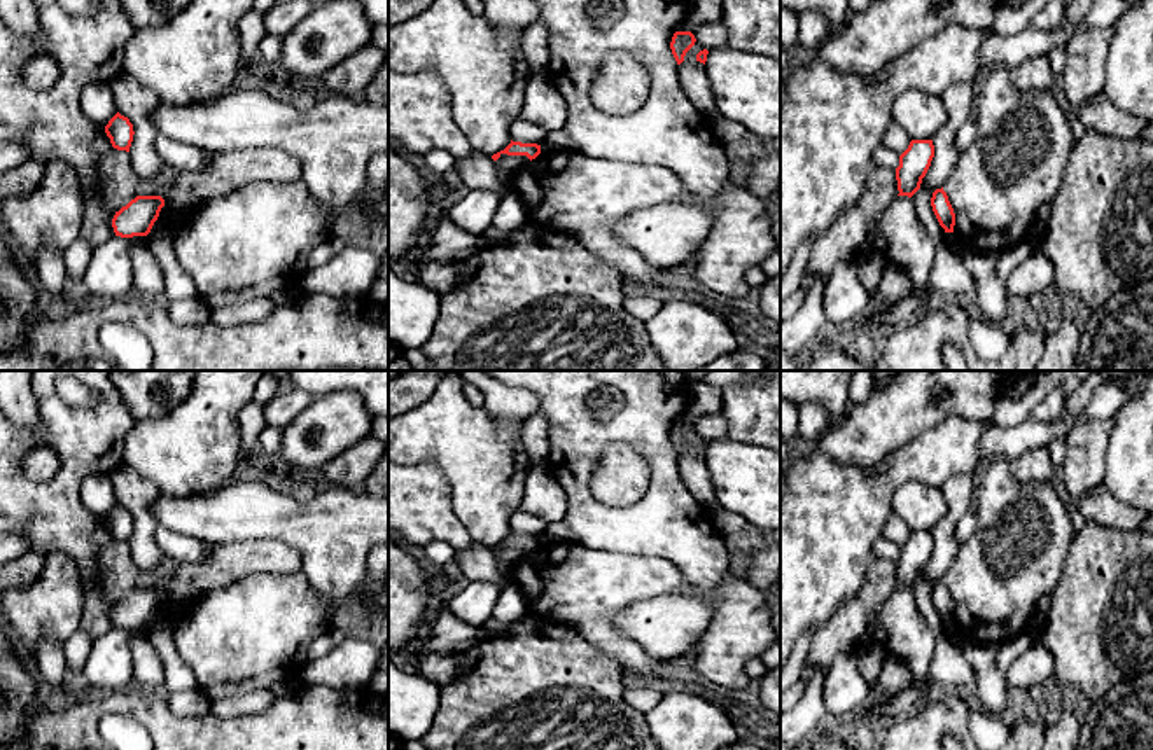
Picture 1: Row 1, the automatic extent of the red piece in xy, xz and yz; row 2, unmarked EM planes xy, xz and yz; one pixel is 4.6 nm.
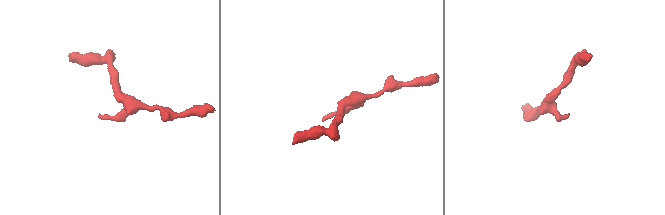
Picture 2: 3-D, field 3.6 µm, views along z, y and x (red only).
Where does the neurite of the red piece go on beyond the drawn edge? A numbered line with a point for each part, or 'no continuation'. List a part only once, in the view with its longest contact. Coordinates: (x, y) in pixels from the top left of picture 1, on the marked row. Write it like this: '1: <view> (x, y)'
no continuation

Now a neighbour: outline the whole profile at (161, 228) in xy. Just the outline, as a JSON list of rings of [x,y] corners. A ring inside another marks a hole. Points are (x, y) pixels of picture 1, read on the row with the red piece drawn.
[[[175,217],[171,222],[168,222],[164,219],[157,219],[154,222],[150,233],[173,240],[178,234],[178,231],[182,229],[182,226],[184,226],[184,220],[178,217]]]

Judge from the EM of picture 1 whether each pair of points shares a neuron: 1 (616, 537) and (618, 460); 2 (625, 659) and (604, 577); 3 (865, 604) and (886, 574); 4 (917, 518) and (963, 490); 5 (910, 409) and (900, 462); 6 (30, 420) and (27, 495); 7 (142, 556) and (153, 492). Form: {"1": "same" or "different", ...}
{"1": "different", "2": "same", "3": "same", "4": "different", "5": "different", "6": "different", "7": "same"}

